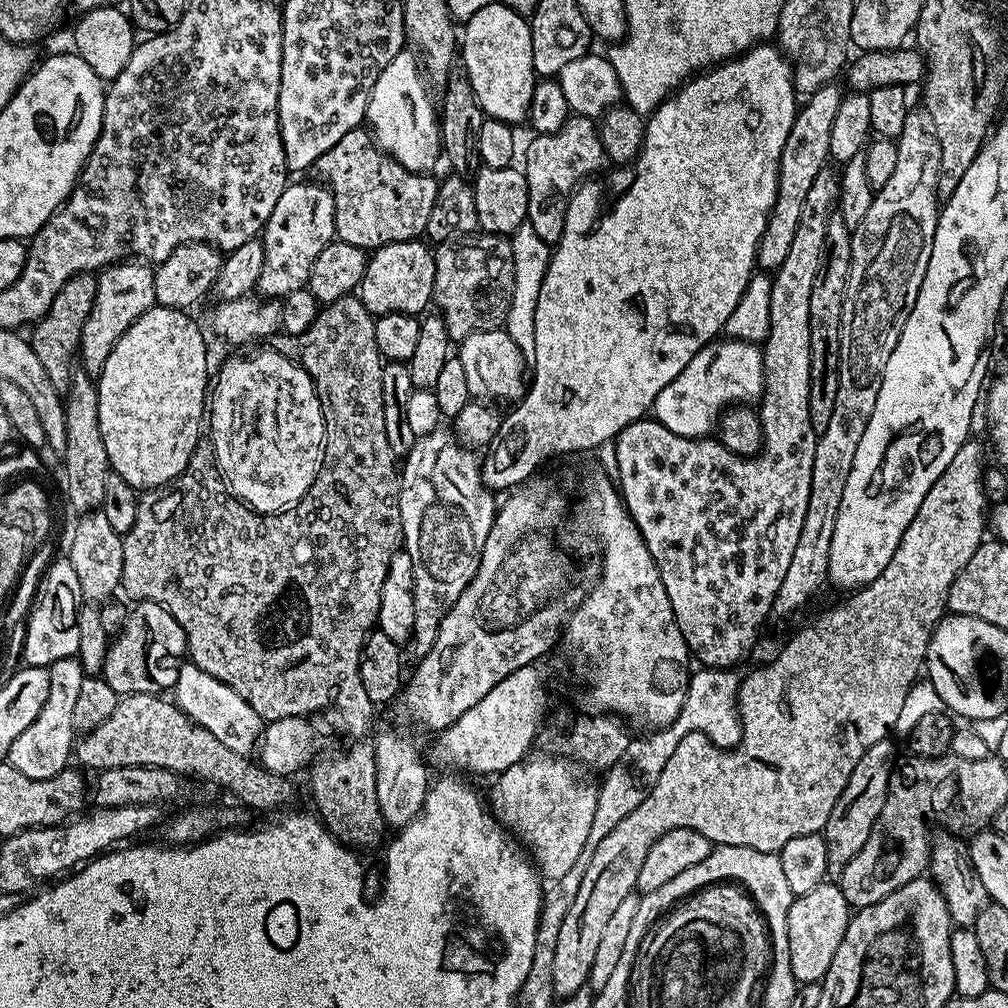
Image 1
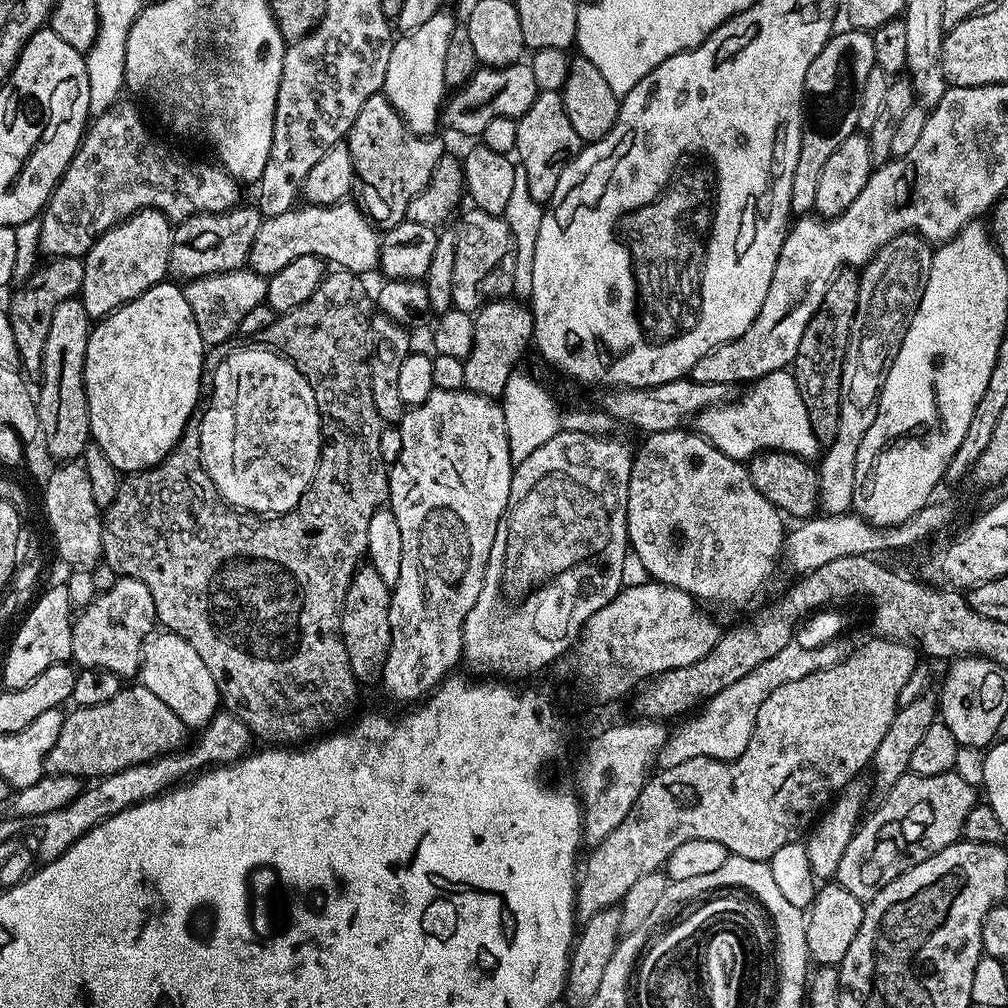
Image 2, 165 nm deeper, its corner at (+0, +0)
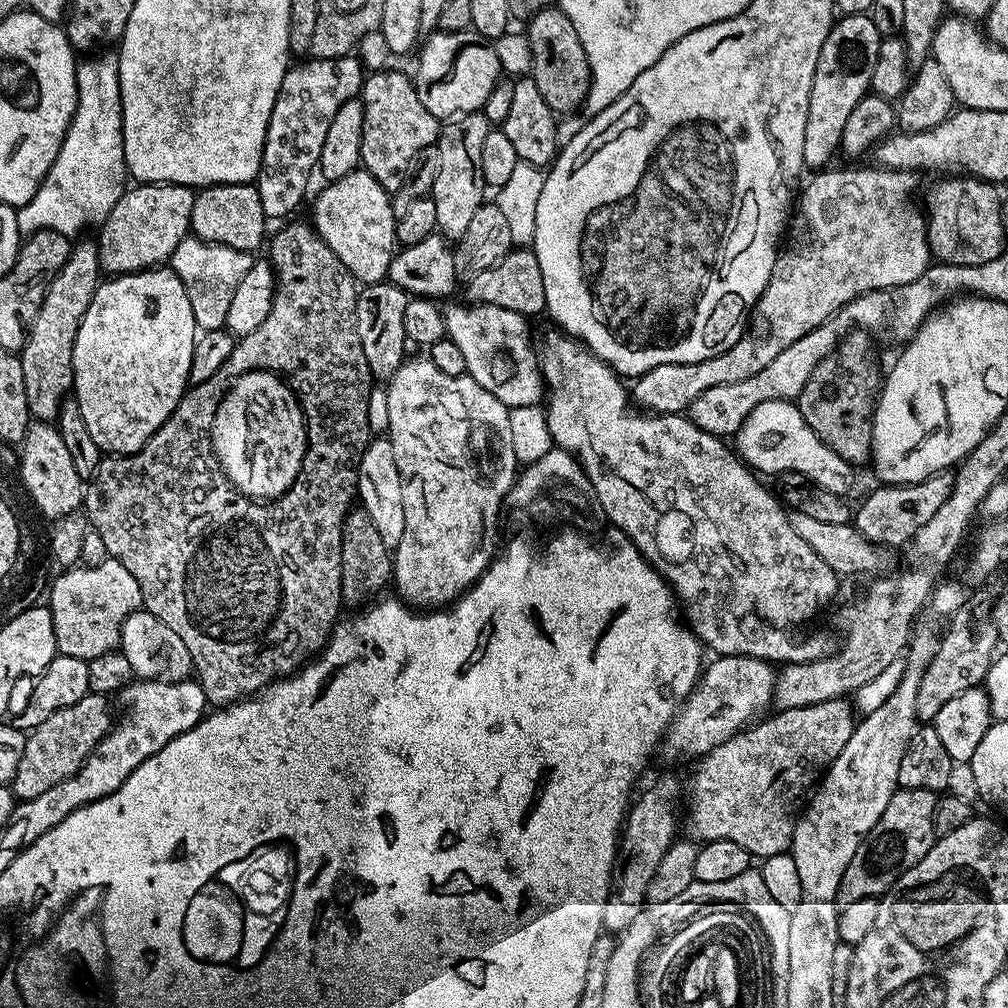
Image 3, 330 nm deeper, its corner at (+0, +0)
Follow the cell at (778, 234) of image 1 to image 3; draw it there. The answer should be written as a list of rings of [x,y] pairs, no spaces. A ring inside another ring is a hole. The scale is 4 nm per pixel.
[[[844,14],[833,23],[826,42],[822,42],[822,54],[818,54],[818,66],[814,66],[814,82],[810,86],[810,106],[806,114],[806,134],[802,138],[804,168],[824,170],[840,152],[842,129],[854,106],[869,95],[874,74],[874,62],[878,62],[878,46],[881,42],[878,26],[867,14]]]

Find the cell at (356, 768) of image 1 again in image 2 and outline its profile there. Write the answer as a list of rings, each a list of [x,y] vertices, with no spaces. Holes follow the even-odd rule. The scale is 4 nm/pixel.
[[[332,270],[324,277],[324,281],[314,290],[314,294],[310,294],[310,298],[306,298],[306,302],[302,302],[302,306],[298,306],[294,310],[277,315],[275,322],[270,326],[266,326],[266,330],[262,330],[259,334],[259,339],[263,341],[269,349],[273,349],[286,357],[292,365],[306,378],[306,382],[310,382],[310,386],[314,390],[314,398],[318,402],[318,410],[320,411],[320,430],[322,433],[322,447],[321,458],[316,467],[316,473],[312,479],[312,484],[304,492],[303,498],[286,513],[273,515],[271,518],[261,518],[256,514],[249,514],[246,511],[239,511],[232,507],[231,504],[225,503],[220,492],[216,489],[214,482],[209,478],[206,470],[202,464],[202,446],[200,445],[200,420],[193,418],[188,421],[184,428],[184,433],[178,438],[178,442],[174,446],[174,450],[170,450],[170,454],[166,454],[166,458],[162,458],[162,462],[158,462],[154,467],[147,468],[144,472],[134,472],[125,475],[121,479],[118,488],[118,498],[114,498],[114,502],[109,508],[103,509],[102,519],[104,525],[102,526],[102,550],[104,551],[102,560],[110,566],[110,570],[114,570],[117,577],[129,576],[138,582],[142,582],[142,586],[146,586],[146,590],[150,590],[150,594],[154,598],[154,606],[156,607],[156,618],[161,629],[178,634],[182,638],[186,638],[186,642],[190,642],[190,646],[194,646],[194,651],[198,653],[198,658],[202,658],[202,662],[206,662],[206,670],[210,670],[210,674],[214,674],[214,682],[220,691],[220,702],[223,711],[234,714],[251,730],[253,737],[260,736],[272,746],[296,746],[301,742],[307,741],[309,738],[315,737],[317,734],[327,733],[329,730],[335,729],[339,720],[344,720],[352,712],[352,707],[356,704],[356,688],[358,689],[358,682],[354,678],[354,674],[350,670],[350,658],[346,658],[346,646],[342,642],[342,634],[340,633],[340,611],[344,605],[346,592],[352,581],[352,576],[356,569],[361,567],[362,561],[365,559],[368,551],[368,535],[370,534],[370,518],[374,518],[374,514],[388,499],[388,468],[386,467],[386,460],[384,464],[384,452],[380,449],[380,428],[382,429],[382,421],[378,410],[374,410],[374,394],[370,394],[370,345],[368,343],[368,335],[370,334],[370,322],[374,315],[374,300],[370,295],[370,288],[363,284],[361,277],[354,272],[345,272],[343,270]]]

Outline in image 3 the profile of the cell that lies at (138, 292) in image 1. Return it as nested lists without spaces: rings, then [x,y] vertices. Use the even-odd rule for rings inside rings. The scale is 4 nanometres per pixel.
[[[142,184],[129,187],[117,200],[103,224],[99,225],[100,240],[96,249],[100,255],[100,267],[112,276],[124,276],[128,272],[143,272],[145,268],[164,266],[171,261],[178,242],[189,235],[192,226],[192,211],[196,201],[196,192],[187,184]]]

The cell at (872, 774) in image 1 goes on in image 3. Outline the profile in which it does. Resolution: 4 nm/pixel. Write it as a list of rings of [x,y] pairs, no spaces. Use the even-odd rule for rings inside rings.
[[[992,582],[973,588],[976,589],[965,595],[962,606],[951,613],[949,620],[952,621],[948,624],[948,633],[945,631],[941,635],[938,654],[934,654],[930,666],[926,666],[926,674],[922,674],[914,705],[917,721],[935,721],[938,710],[942,710],[942,706],[946,706],[950,698],[958,698],[958,694],[966,690],[981,687],[988,668],[997,655],[1000,635],[992,617],[992,605],[996,602],[998,588]]]

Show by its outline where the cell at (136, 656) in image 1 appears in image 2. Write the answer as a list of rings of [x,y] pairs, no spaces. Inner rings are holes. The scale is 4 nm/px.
[[[121,576],[114,582],[110,590],[97,594],[88,605],[79,609],[78,615],[72,621],[72,660],[80,668],[101,668],[118,674],[121,678],[135,677],[140,670],[144,643],[153,635],[157,627],[156,607],[154,598],[142,582],[129,576]]]

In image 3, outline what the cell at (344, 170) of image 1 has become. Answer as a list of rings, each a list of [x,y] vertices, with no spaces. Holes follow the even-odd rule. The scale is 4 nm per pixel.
[[[376,70],[365,75],[364,90],[358,99],[364,103],[362,118],[363,171],[373,176],[387,192],[397,192],[412,175],[412,167],[422,150],[440,139],[442,121],[430,114],[418,98],[415,79],[404,72]]]

